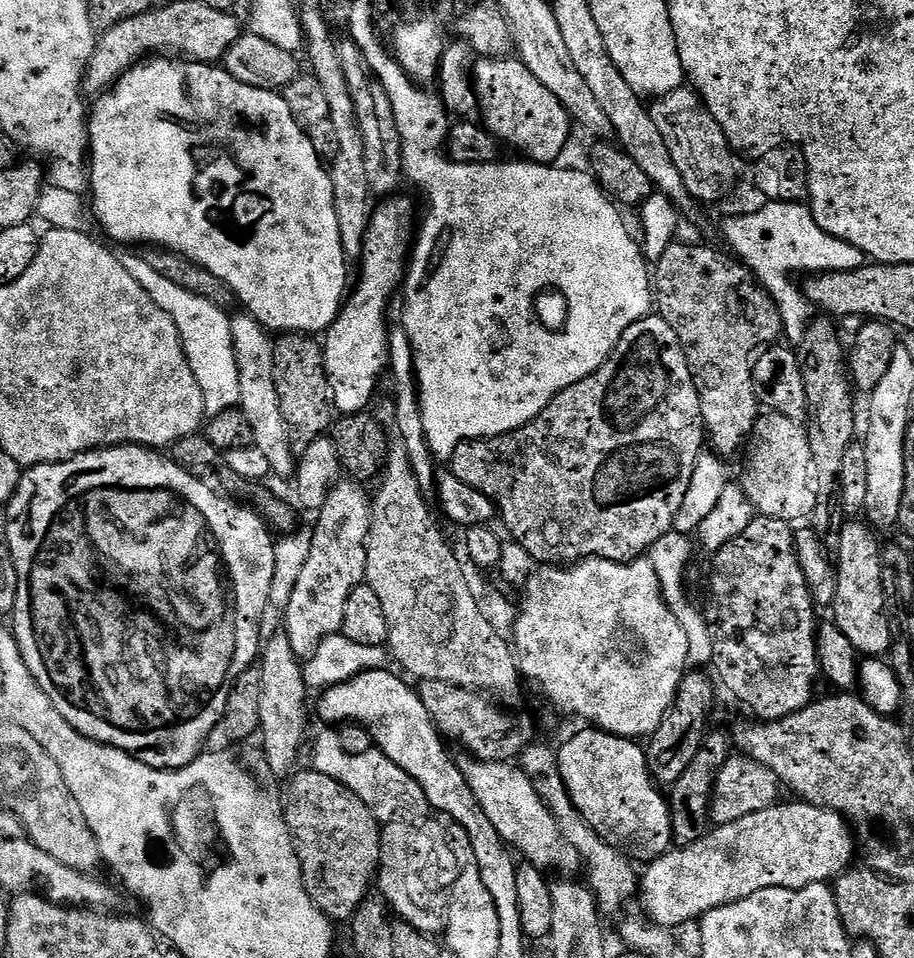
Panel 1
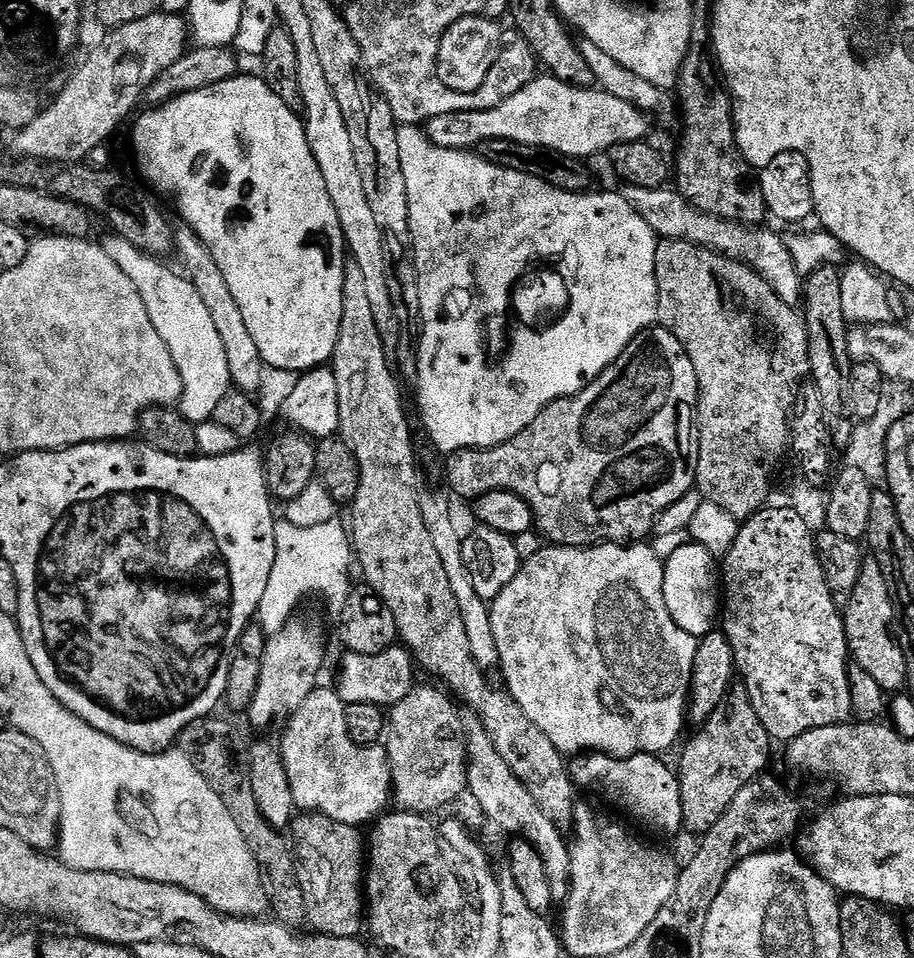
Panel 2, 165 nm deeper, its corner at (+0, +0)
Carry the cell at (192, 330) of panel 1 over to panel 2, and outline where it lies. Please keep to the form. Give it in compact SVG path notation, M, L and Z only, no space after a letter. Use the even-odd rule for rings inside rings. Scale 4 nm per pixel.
M108 234L102 240L102 247L114 266L118 266L118 270L122 270L122 274L134 282L134 290L142 294L142 302L146 302L146 314L150 314L154 330L158 330L162 342L166 342L166 350L170 350L170 358L174 358L174 366L178 366L178 374L182 374L178 411L194 425L211 421L214 410L218 410L218 402L222 402L222 398L226 398L230 391L232 375L230 365L226 363L222 338L214 327L198 290L194 290L187 276L175 267L167 268L163 259L148 256L138 250L138 246L130 246L126 238Z

